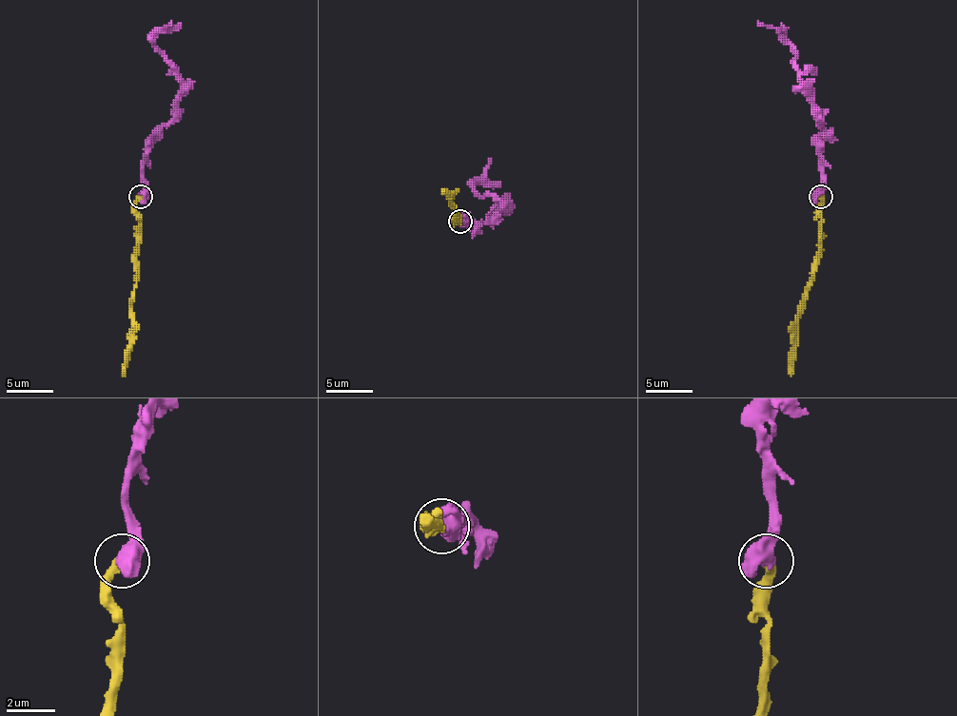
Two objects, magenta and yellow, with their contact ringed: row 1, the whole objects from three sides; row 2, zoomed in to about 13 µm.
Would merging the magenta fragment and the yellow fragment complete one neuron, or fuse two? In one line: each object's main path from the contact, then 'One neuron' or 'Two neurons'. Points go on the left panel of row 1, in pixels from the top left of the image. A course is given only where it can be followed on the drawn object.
Course of magenta: (141, 196), (144, 159), (152, 146), (152, 138), (173, 117), (181, 87), (178, 72), (155, 42), (171, 21). Course of yellow: (141, 196), (136, 203), (139, 250), (129, 313), (131, 345), (122, 376). One neuron

